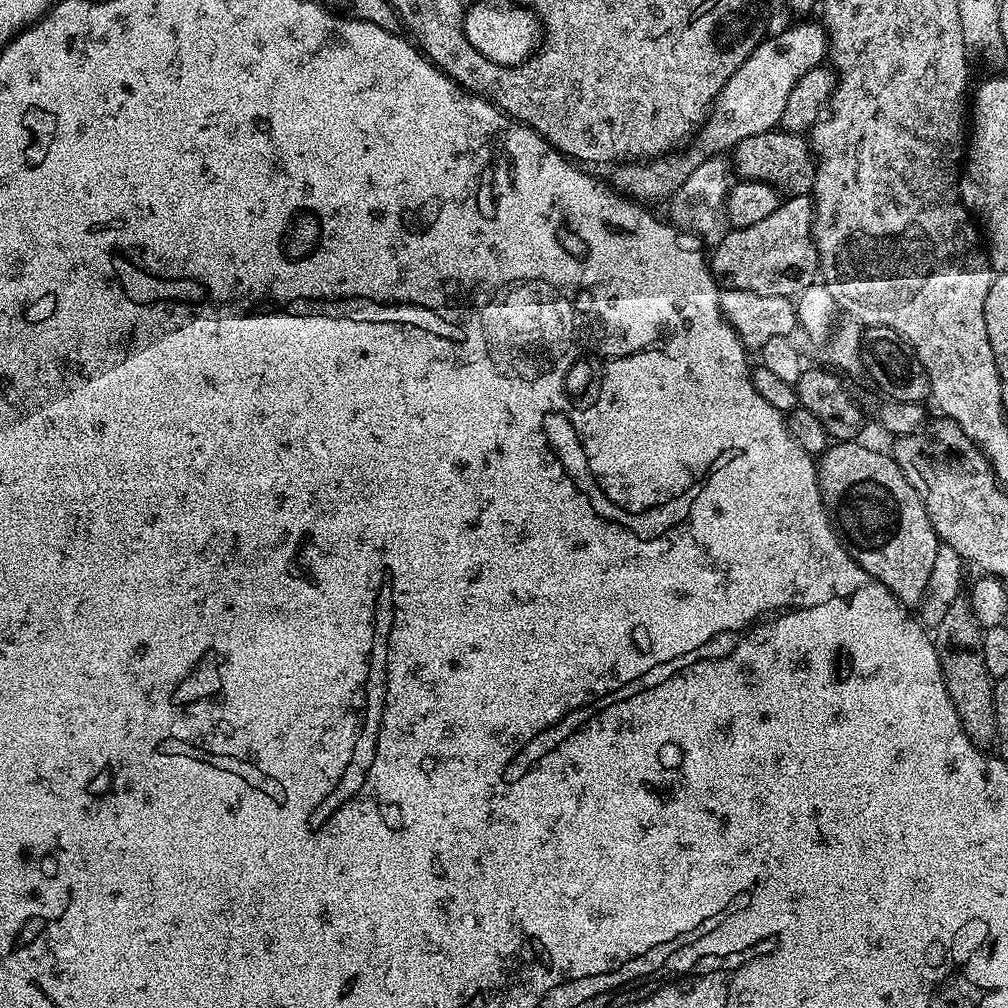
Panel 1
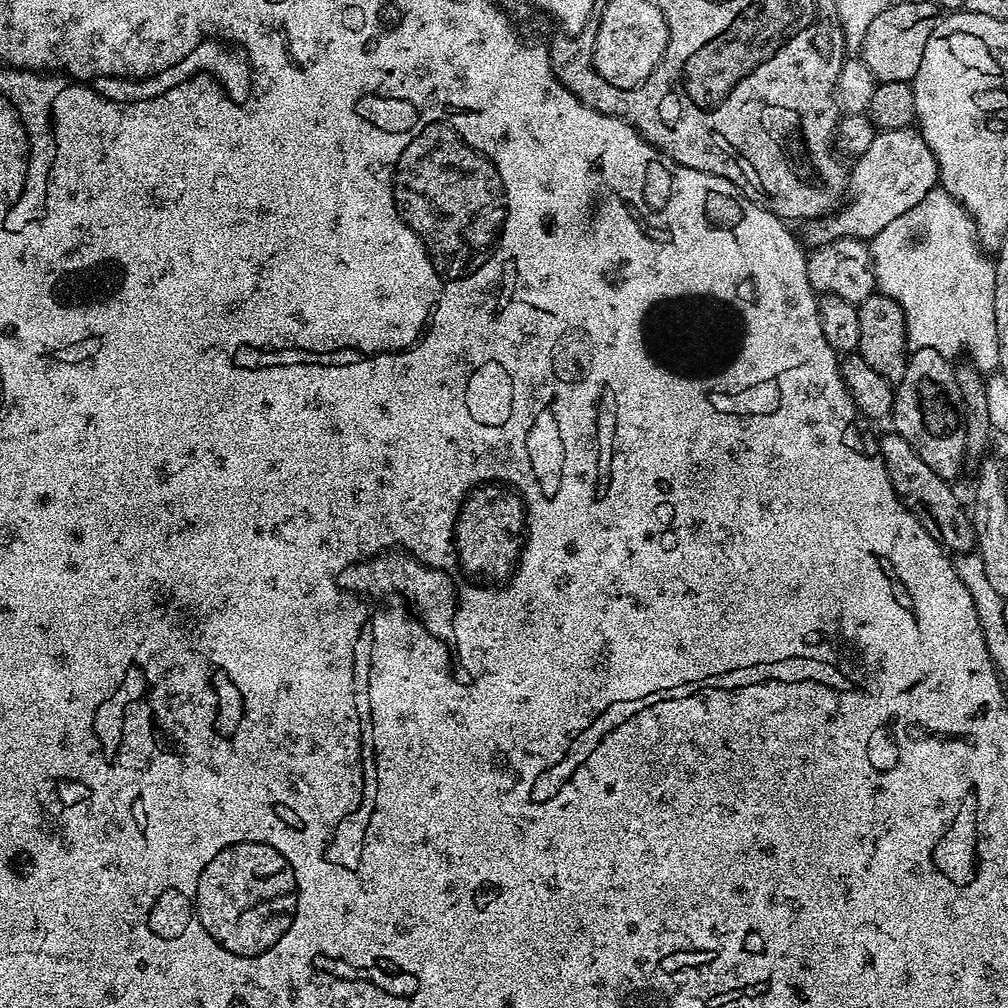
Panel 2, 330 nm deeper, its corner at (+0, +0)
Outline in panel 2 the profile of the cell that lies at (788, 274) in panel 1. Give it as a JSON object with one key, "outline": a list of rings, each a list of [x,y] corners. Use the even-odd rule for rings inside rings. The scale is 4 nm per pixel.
{"outline":[[[912,126],[877,131],[874,142],[870,142],[870,150],[855,157],[853,164],[856,165],[853,168],[851,165],[846,180],[846,199],[835,209],[836,216],[825,214],[803,225],[803,239],[809,245],[829,244],[842,238],[869,242],[894,218],[901,217],[922,202],[926,194],[937,187],[940,178],[938,162],[930,146]]]}

